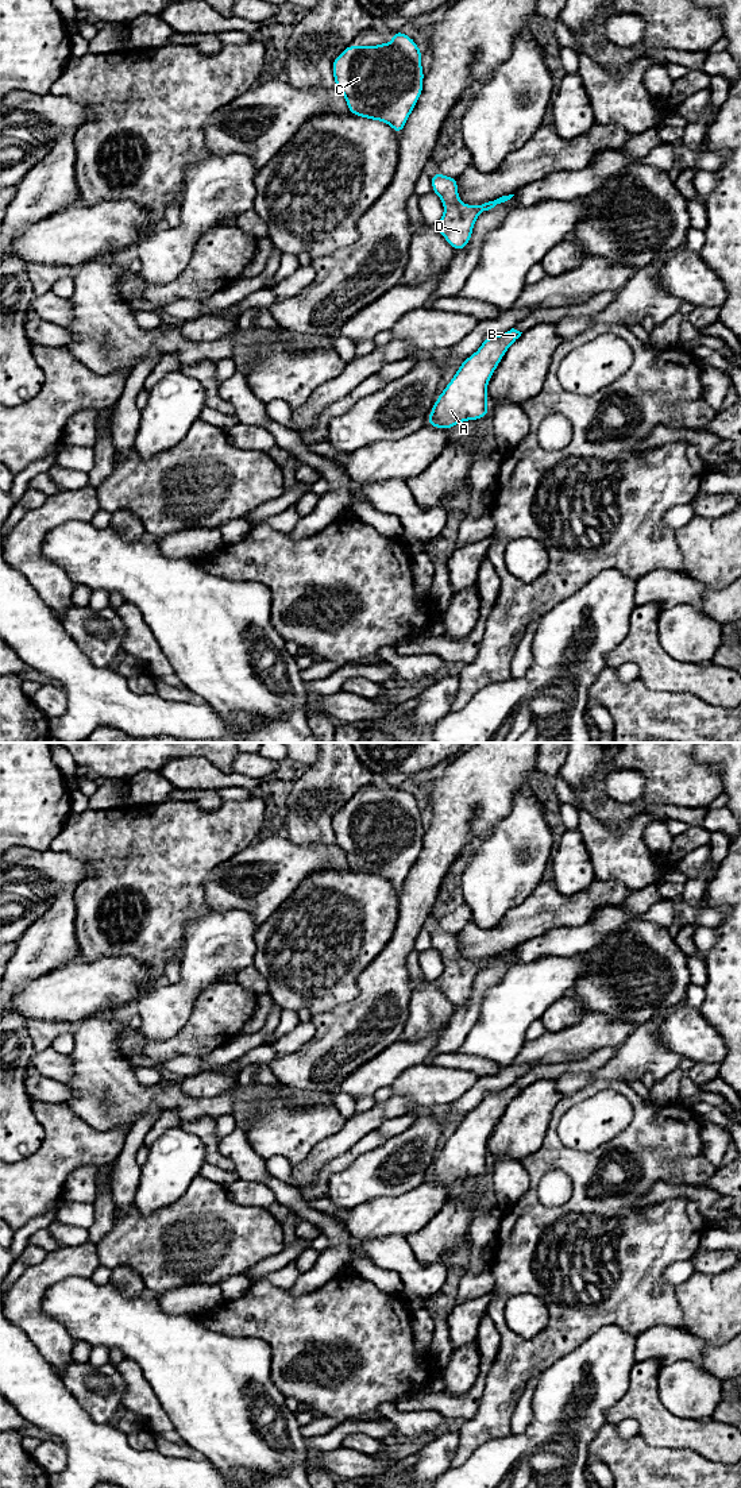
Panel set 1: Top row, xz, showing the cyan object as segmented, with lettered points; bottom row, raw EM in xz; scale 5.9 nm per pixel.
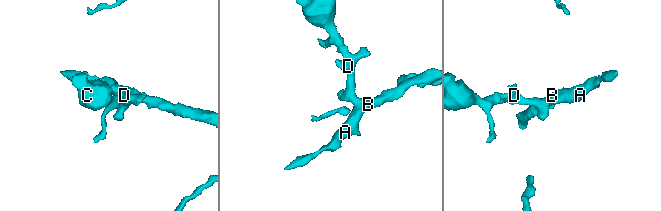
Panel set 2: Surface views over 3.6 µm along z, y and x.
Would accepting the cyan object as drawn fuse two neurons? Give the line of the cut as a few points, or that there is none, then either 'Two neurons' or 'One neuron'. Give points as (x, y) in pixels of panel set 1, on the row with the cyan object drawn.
No split. One neuron

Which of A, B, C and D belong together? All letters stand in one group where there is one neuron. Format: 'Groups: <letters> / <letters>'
Groups: A B C D

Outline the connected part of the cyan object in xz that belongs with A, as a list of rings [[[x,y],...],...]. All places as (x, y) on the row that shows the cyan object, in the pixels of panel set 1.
[[[512,328],[486,338],[479,350],[459,366],[455,377],[437,397],[427,425],[449,429],[458,423],[489,416],[487,383],[506,350],[521,334]]]

